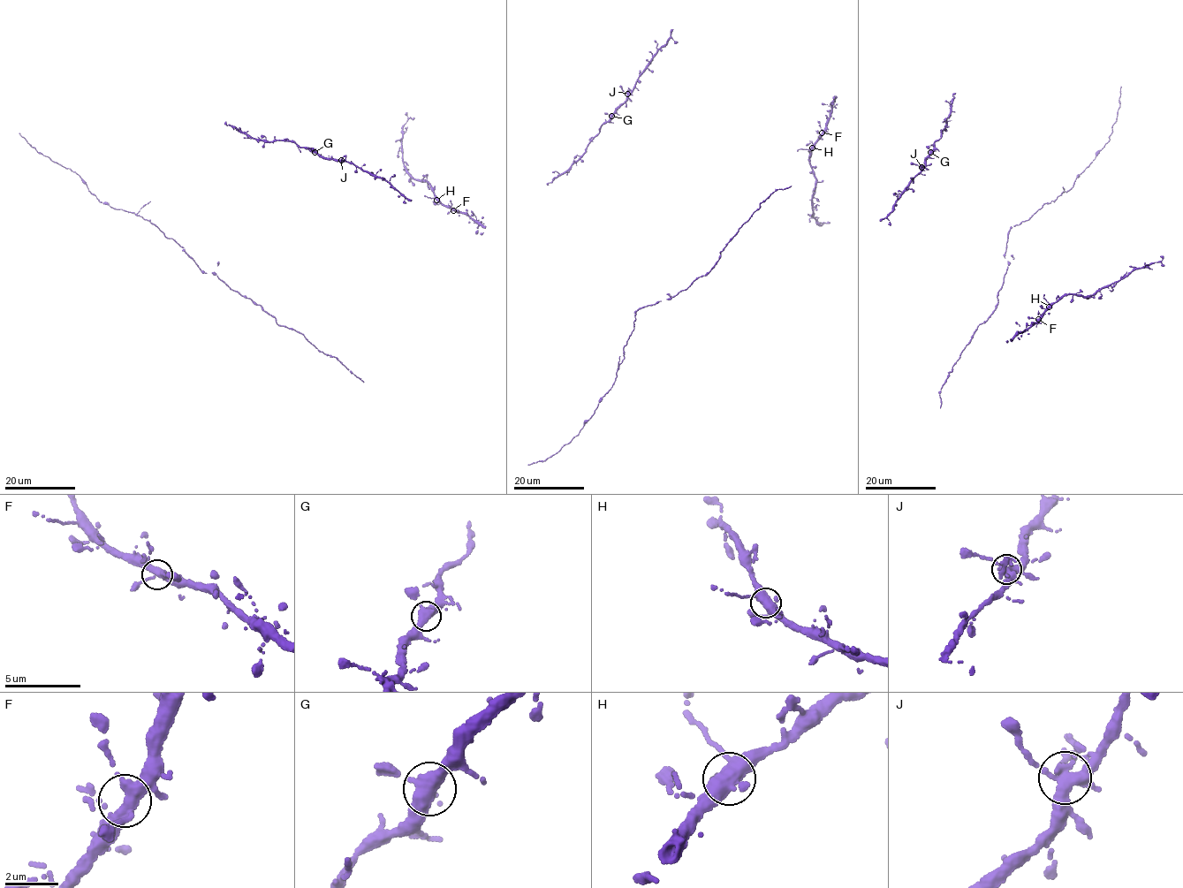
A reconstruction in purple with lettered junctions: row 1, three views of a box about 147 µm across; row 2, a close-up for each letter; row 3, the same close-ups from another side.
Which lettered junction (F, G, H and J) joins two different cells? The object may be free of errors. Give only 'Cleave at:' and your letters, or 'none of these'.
Cleave at: none of these

